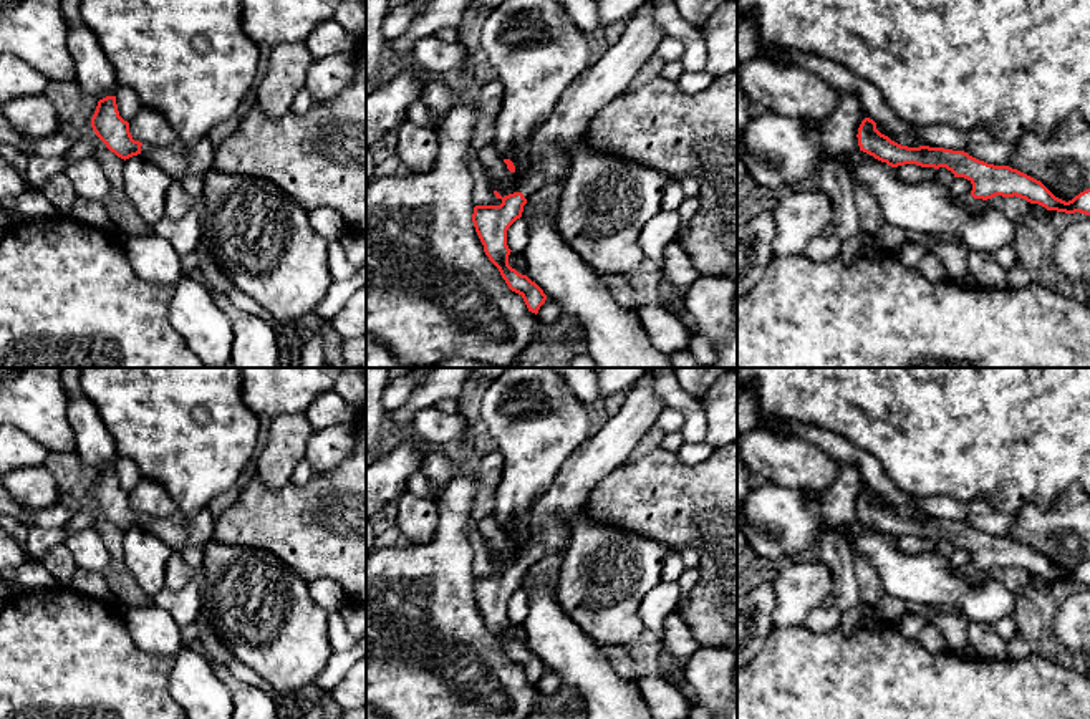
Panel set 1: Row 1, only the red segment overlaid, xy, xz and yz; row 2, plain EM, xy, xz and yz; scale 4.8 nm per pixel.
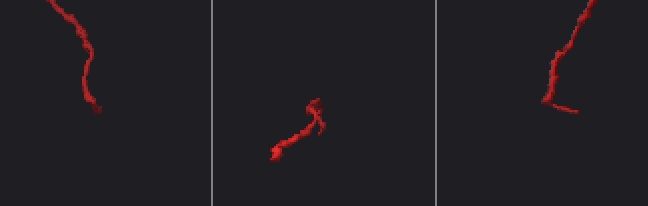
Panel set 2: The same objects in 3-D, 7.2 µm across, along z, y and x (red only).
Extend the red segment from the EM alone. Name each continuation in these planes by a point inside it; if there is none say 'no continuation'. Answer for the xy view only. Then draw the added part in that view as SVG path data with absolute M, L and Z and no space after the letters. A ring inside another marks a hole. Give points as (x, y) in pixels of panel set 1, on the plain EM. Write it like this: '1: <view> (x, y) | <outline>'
1: xy (176, 530) | M202 509L192 517L186 517L181 512L169 517L142 515L139 527L159 537L174 552L186 547L204 548L210 540L215 538L215 517L209 509Z

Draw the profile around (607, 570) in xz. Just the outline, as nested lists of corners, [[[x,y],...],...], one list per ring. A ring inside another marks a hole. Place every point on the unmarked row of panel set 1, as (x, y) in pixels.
[[[585,504],[570,528],[570,542],[553,583],[558,605],[598,646],[626,648],[646,628],[639,603],[663,581],[661,570],[669,553],[671,548],[656,538],[595,522]]]

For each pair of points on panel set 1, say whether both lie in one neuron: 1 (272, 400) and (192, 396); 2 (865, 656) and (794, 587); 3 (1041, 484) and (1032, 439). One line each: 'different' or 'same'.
1: different
2: different
3: same

